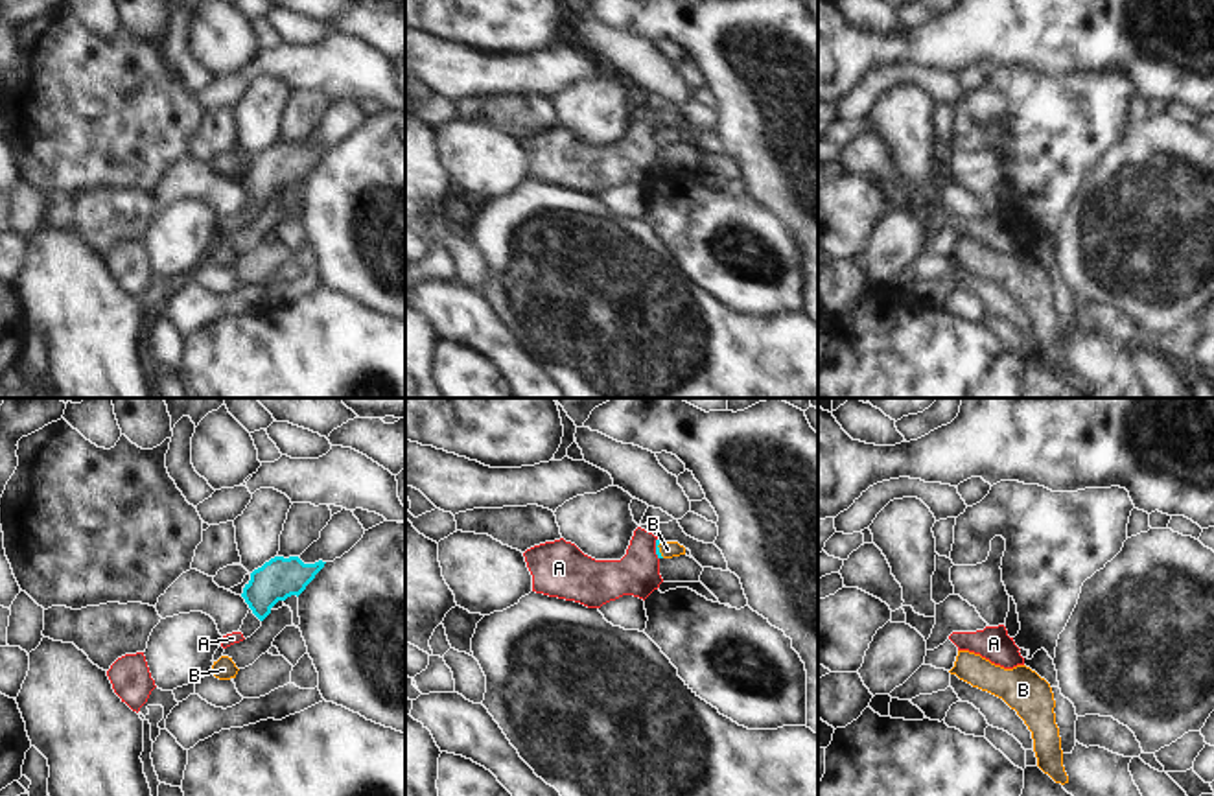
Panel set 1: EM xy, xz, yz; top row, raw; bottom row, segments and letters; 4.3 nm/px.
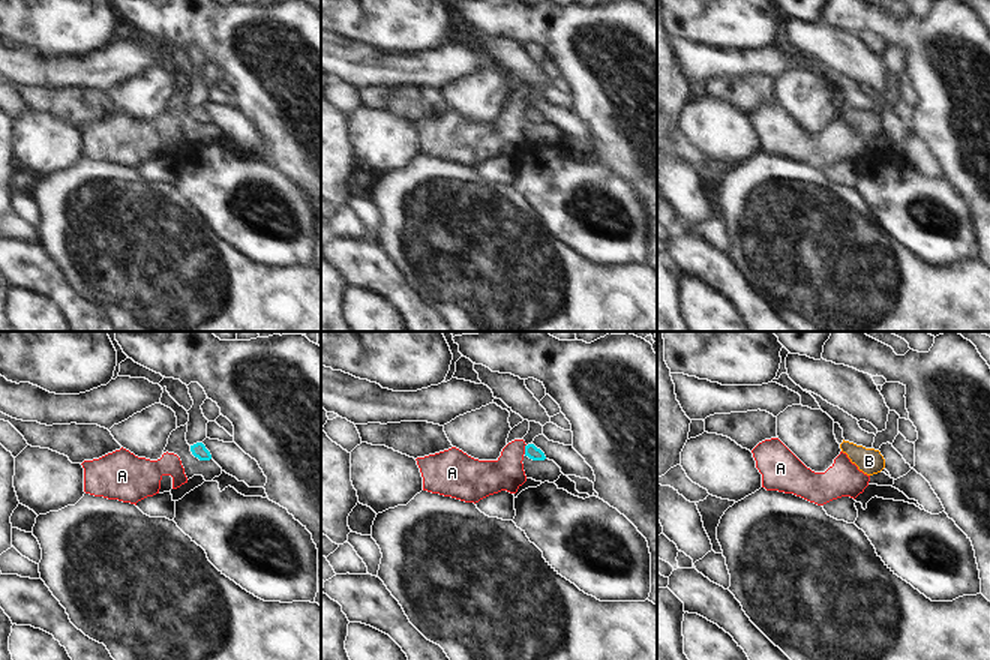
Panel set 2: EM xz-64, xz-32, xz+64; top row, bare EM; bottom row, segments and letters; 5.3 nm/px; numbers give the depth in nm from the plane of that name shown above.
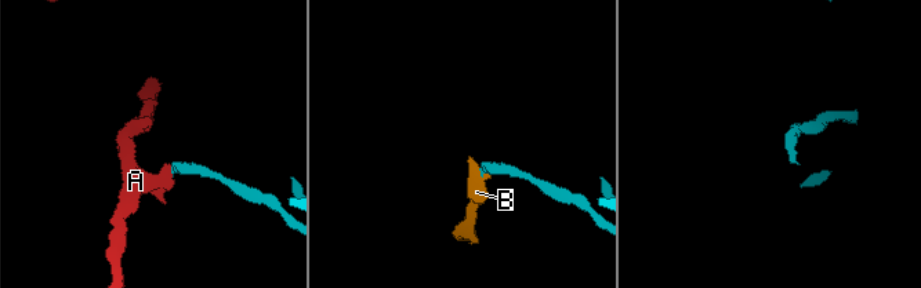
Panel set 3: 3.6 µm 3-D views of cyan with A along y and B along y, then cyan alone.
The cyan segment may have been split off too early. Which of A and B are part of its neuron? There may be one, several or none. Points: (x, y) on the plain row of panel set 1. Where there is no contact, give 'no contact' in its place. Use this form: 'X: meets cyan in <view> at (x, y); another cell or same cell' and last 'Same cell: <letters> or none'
A: meets cyan in xz at (656, 137); another cell
B: meets cyan in xz at (658, 137); same cell
Same cell: B

